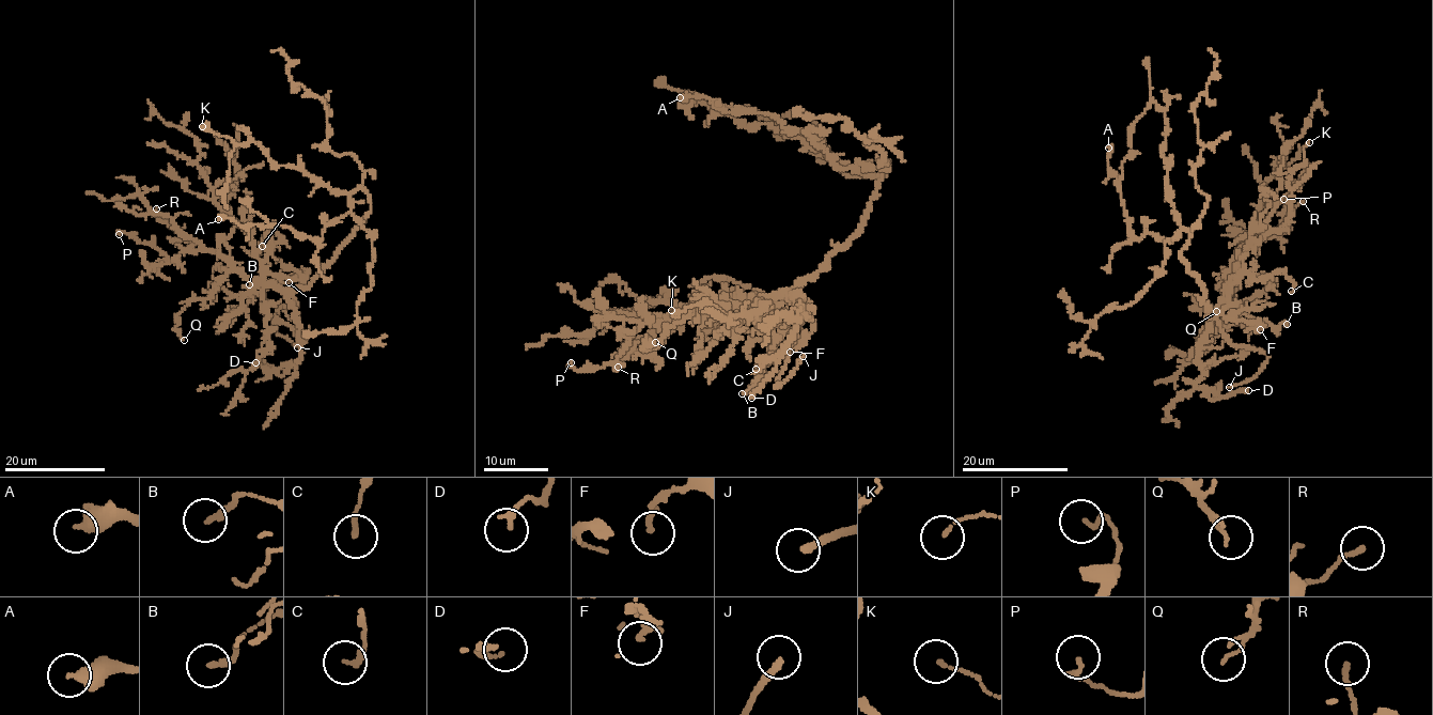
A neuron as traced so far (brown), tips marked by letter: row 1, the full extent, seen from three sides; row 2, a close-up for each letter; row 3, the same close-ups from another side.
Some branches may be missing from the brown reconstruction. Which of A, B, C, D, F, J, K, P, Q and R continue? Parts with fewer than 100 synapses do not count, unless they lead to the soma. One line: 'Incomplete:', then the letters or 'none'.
Incomplete: J

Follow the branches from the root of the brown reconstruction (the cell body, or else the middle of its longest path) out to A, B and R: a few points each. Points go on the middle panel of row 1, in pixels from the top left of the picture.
A: (840, 246), (855, 237), (883, 174), (839, 168), (804, 133), (790, 131), (773, 115), (680, 97)
B: (840, 246), (818, 274), (799, 281), (792, 291), (756, 302), (774, 306), (775, 344), (763, 377), (742, 393)
R: (840, 246), (792, 291), (745, 306), (698, 304), (660, 322), (664, 342), (650, 354), (631, 351), (618, 367)

